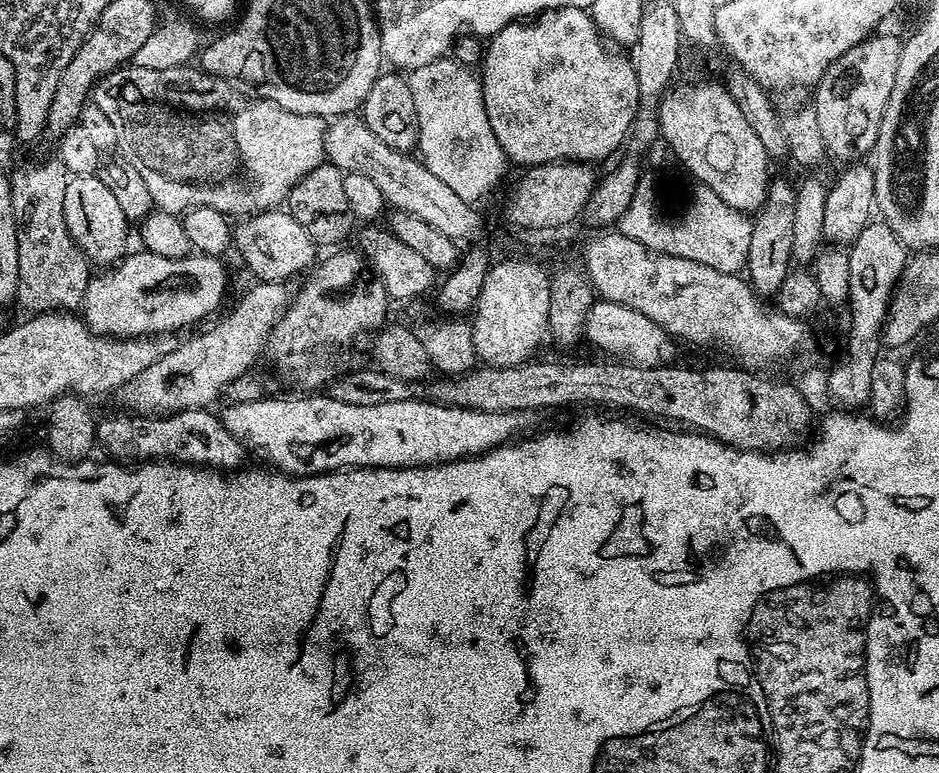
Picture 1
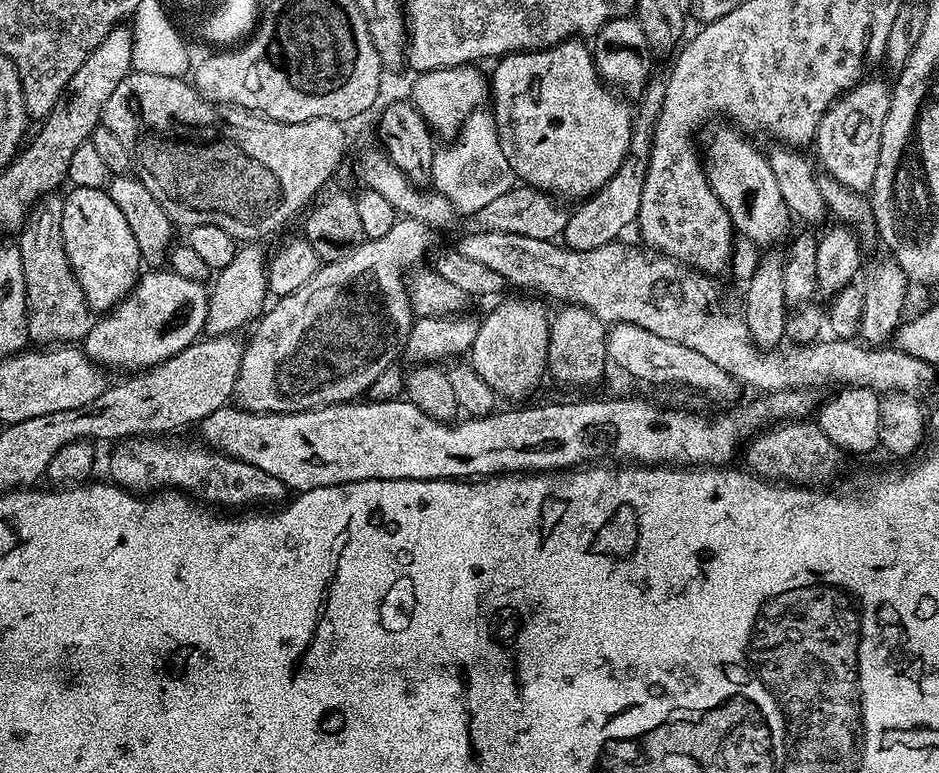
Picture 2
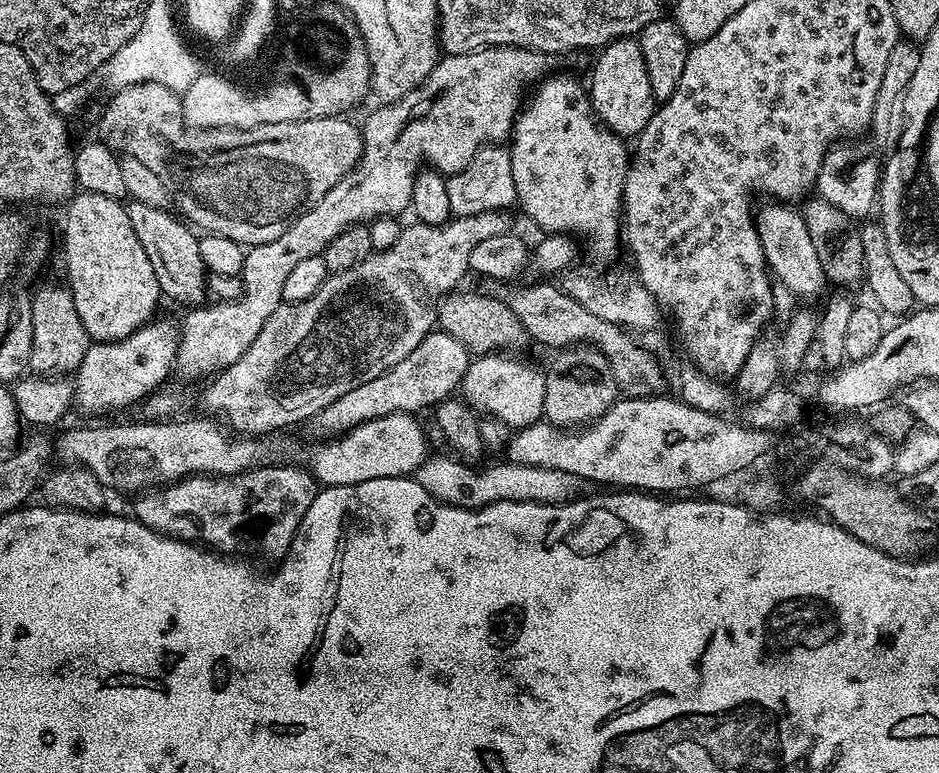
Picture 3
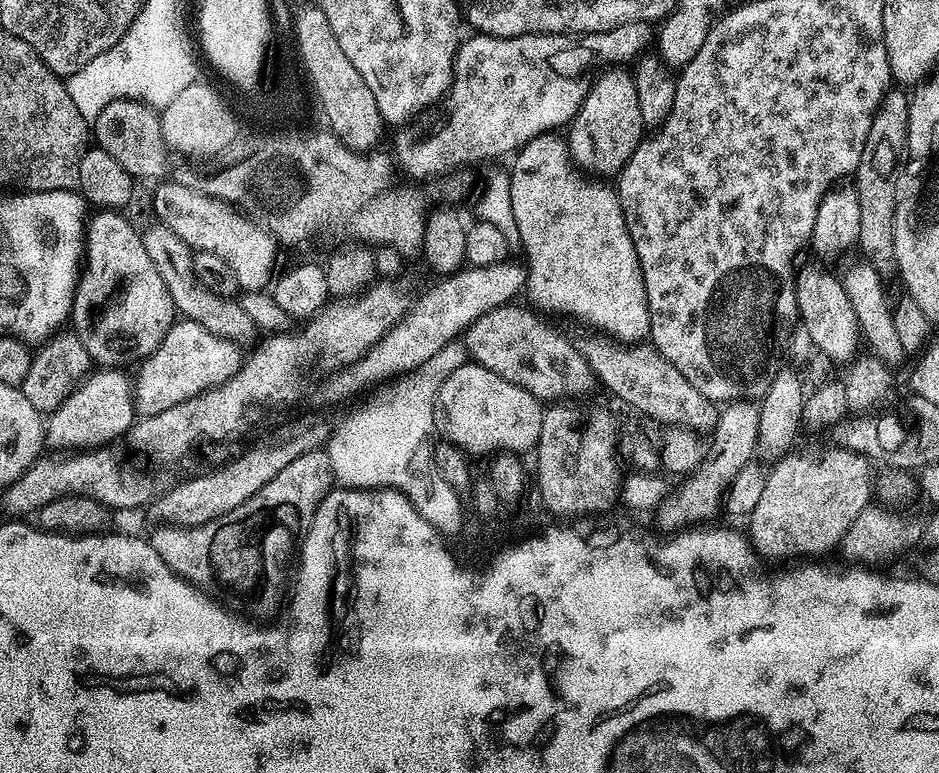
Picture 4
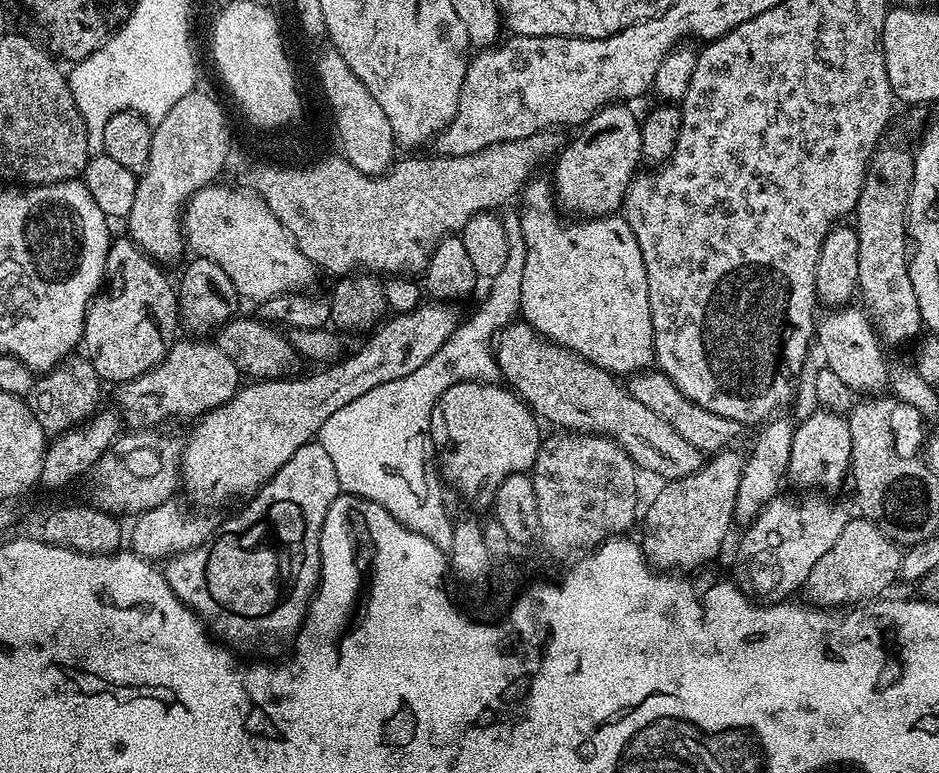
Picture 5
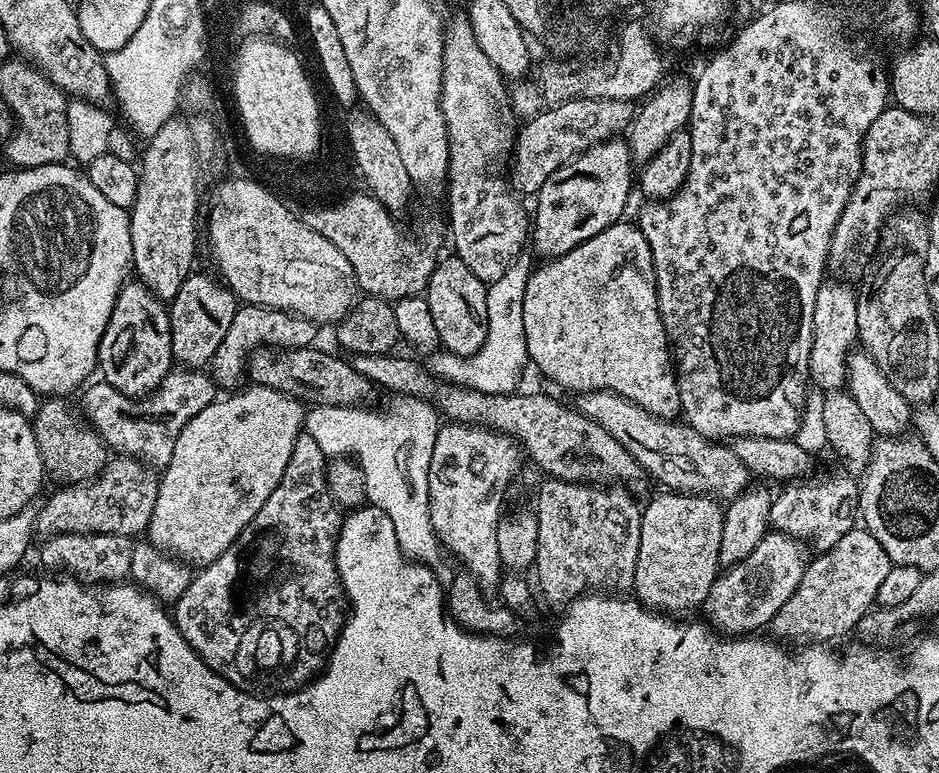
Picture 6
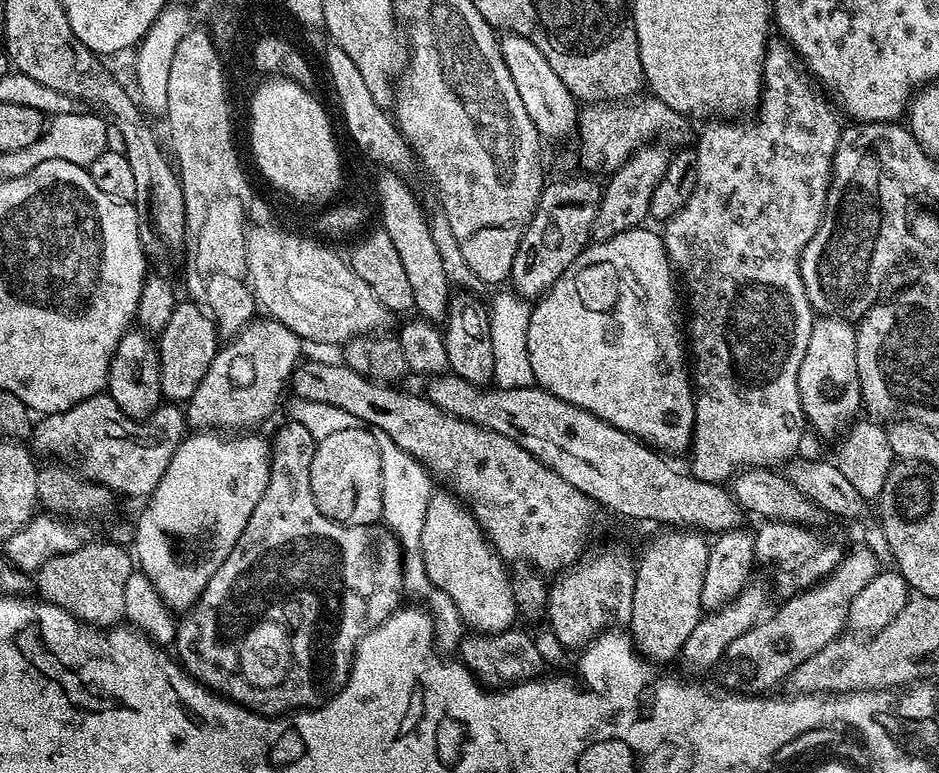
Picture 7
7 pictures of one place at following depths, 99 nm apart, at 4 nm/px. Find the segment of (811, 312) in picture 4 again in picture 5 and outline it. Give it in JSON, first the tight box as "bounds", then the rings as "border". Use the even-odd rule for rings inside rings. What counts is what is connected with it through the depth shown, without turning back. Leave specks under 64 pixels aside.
{"bounds":[814,306,889,394],"border":[[[840,306],[835,310],[828,310],[824,317],[819,317],[818,323],[814,328],[814,339],[821,343],[826,349],[828,367],[838,374],[841,382],[846,382],[850,386],[853,394],[880,394],[888,388],[888,366],[889,357],[884,357],[885,349],[882,347],[882,341],[874,327],[867,311],[863,307],[857,306]]]}

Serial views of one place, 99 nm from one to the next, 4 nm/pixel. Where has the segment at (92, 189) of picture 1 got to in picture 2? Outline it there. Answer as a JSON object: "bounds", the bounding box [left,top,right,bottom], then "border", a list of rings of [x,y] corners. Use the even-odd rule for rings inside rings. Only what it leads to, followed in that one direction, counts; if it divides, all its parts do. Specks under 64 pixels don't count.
{"bounds":[62,188,142,314],"border":[[[72,188],[69,193],[64,196],[62,206],[62,242],[66,246],[66,258],[78,278],[78,286],[82,286],[89,309],[103,314],[125,300],[142,275],[138,242],[134,242],[126,217],[110,202],[105,189]]]}

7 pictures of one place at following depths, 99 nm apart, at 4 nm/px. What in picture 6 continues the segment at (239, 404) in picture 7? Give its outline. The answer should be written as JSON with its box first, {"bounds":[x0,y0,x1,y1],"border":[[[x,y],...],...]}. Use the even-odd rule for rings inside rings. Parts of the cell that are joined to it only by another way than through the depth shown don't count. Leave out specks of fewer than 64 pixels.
{"bounds":[210,304,318,389],"border":[[[244,304],[237,307],[234,322],[230,322],[230,330],[226,330],[226,338],[222,338],[222,346],[218,346],[218,350],[214,354],[210,365],[210,375],[221,389],[235,389],[241,383],[239,380],[245,379],[248,357],[253,352],[265,346],[310,348],[317,343],[316,332],[318,332],[318,325],[313,320],[307,320],[292,312],[283,312],[277,308]]]}

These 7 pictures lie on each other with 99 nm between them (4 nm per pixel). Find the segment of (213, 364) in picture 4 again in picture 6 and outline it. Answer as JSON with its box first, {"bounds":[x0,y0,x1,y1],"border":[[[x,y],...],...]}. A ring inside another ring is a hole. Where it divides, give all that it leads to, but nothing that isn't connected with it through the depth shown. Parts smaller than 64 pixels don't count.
{"bounds":[83,366,218,470],"border":[[[183,366],[169,372],[153,392],[139,398],[122,394],[103,382],[91,384],[83,389],[83,419],[91,424],[113,453],[133,456],[156,470],[164,469],[170,462],[170,454],[174,454],[174,442],[178,442],[182,426],[186,426],[194,414],[210,406],[218,396],[218,385],[207,371]]]}

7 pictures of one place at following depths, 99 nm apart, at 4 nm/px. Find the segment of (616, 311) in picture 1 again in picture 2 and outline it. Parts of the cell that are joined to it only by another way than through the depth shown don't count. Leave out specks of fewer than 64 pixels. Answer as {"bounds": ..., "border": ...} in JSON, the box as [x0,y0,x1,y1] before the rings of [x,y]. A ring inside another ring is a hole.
{"bounds":[606,324,742,400],"border":[[[614,324],[607,329],[606,335],[609,361],[636,380],[645,380],[648,384],[689,384],[694,391],[705,392],[712,400],[728,400],[742,391],[735,378],[710,362],[710,358],[698,354],[698,350],[678,346],[678,342],[670,342],[670,338],[658,338],[658,334],[642,330],[642,326]]]}

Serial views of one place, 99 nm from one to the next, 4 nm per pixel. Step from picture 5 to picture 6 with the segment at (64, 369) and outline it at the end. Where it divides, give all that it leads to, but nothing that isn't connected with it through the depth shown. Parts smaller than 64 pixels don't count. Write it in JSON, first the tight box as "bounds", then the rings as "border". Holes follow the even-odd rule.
{"bounds":[31,398,110,485],"border":[[[44,398],[40,400],[40,409],[31,417],[34,438],[42,454],[44,471],[61,485],[82,484],[85,480],[99,474],[110,459],[109,449],[91,424],[82,419],[81,413],[68,405],[64,398]]]}

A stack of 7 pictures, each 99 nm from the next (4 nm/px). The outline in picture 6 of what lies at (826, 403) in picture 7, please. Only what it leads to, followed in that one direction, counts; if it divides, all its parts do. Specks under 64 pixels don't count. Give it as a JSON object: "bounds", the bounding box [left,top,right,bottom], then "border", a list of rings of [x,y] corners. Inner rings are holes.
{"bounds":[808,282,860,390],"border":[[[848,282],[828,283],[821,283],[814,302],[814,330],[808,359],[808,374],[815,387],[823,390],[840,390],[848,383],[848,358],[860,334],[856,292]]]}

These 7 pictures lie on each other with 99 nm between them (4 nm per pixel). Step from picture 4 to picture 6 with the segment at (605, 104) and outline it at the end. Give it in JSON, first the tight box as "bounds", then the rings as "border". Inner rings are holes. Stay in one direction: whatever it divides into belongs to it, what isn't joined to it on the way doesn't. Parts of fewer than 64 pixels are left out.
{"bounds":[530,138,634,258],"border":[[[613,138],[590,146],[569,164],[563,164],[558,170],[554,170],[554,174],[546,178],[540,191],[535,193],[536,216],[534,212],[530,220],[531,247],[536,247],[537,254],[544,256],[540,258],[555,258],[574,250],[574,246],[594,238],[594,234],[606,230],[623,217],[620,215],[628,204],[628,195],[631,192],[634,192],[634,161],[627,139]]]}

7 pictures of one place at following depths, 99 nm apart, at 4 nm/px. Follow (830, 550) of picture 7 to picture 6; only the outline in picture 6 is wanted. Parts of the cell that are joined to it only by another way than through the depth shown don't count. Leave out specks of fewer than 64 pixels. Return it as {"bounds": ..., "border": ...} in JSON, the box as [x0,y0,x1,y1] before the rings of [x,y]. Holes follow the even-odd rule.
{"bounds":[769,471,860,552],"border":[[[839,471],[832,472],[829,476],[809,475],[803,480],[785,483],[781,487],[784,489],[773,495],[769,525],[787,536],[813,536],[820,552],[830,550],[844,534],[854,528],[858,520],[856,511],[860,485],[857,477],[847,471]]]}

